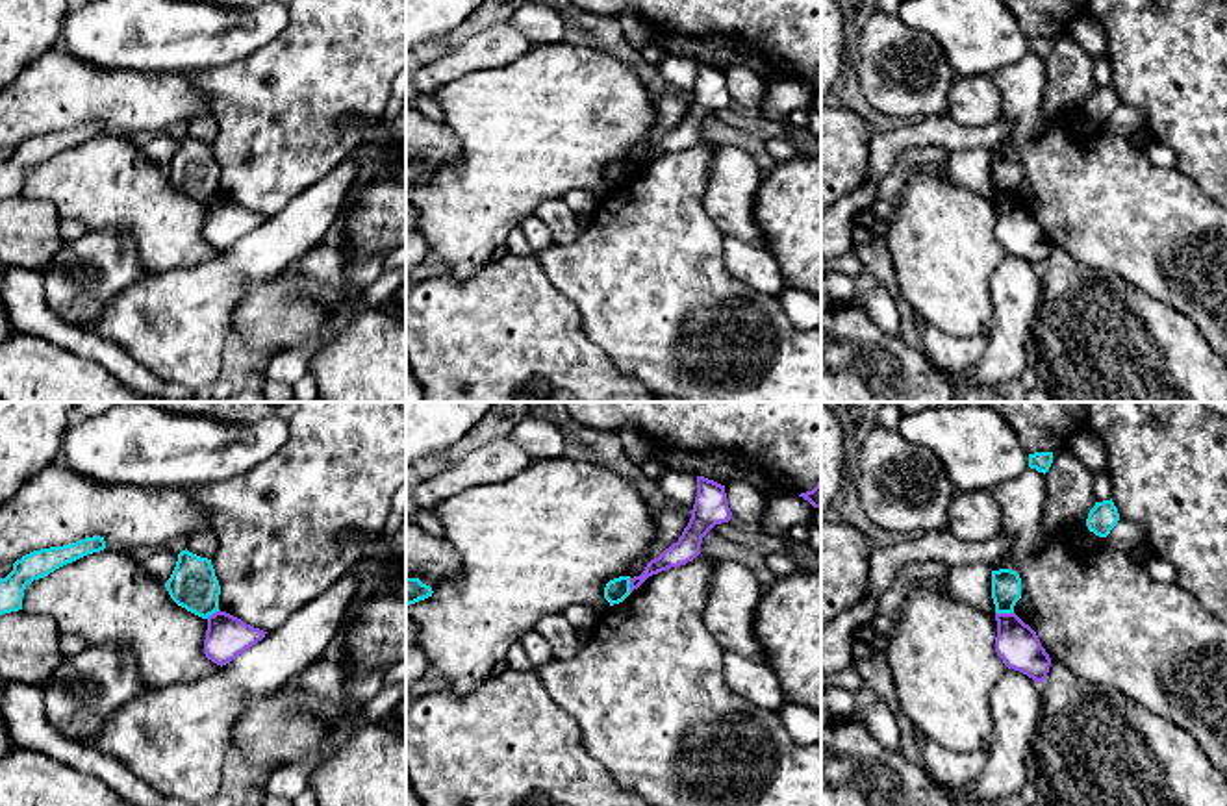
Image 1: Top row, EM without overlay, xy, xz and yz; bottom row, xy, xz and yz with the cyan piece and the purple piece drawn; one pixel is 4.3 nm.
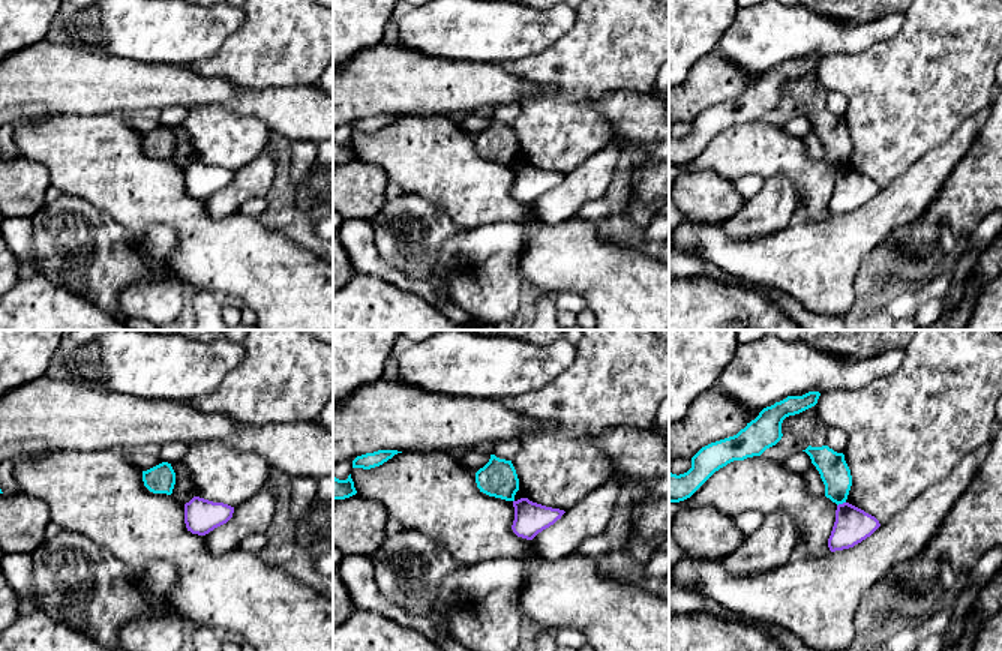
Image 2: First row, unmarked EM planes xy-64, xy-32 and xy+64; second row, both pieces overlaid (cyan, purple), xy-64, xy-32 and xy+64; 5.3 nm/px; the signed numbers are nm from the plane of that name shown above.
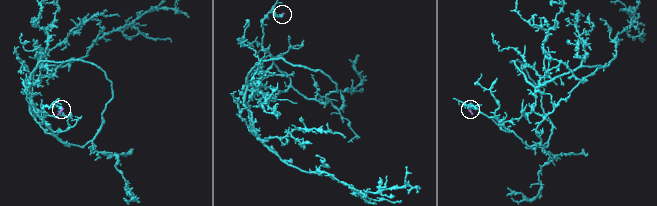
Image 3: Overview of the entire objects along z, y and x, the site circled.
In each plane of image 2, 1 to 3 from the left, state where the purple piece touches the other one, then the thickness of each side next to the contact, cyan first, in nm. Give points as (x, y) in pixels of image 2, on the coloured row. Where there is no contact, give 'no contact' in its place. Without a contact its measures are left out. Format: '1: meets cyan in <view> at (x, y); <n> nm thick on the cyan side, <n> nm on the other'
1: no contact
2: no contact
3: meets cyan in xy+64 at (840, 503); 160 nm thick on the cyan side, 200 nm on the other

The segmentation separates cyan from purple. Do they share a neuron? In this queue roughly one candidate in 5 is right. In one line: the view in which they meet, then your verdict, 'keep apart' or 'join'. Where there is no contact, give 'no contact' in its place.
contact in yz; keep apart

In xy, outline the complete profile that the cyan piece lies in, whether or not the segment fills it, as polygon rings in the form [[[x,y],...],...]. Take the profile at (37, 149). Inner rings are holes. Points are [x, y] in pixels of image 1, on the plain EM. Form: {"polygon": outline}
{"polygon": [[[100,120],[82,126],[33,135],[13,148],[13,156],[0,163],[0,200],[22,195],[22,182],[28,169],[44,163],[56,154],[72,148],[87,139],[106,133]]]}

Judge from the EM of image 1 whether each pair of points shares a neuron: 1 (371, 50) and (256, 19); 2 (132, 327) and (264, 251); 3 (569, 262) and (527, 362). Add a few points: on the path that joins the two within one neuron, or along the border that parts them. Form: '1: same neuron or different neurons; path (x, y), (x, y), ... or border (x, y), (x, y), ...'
1: different neurons; border (290, 19), (277, 36), (251, 54)
2: same neuron; path (152, 302), (199, 302), (227, 277)
3: different neurons; border (532, 254), (549, 282), (575, 308), (582, 327)

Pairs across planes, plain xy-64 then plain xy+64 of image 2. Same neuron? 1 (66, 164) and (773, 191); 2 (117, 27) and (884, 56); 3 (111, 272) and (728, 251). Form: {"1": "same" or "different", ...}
{"1": "different", "2": "different", "3": "different"}

